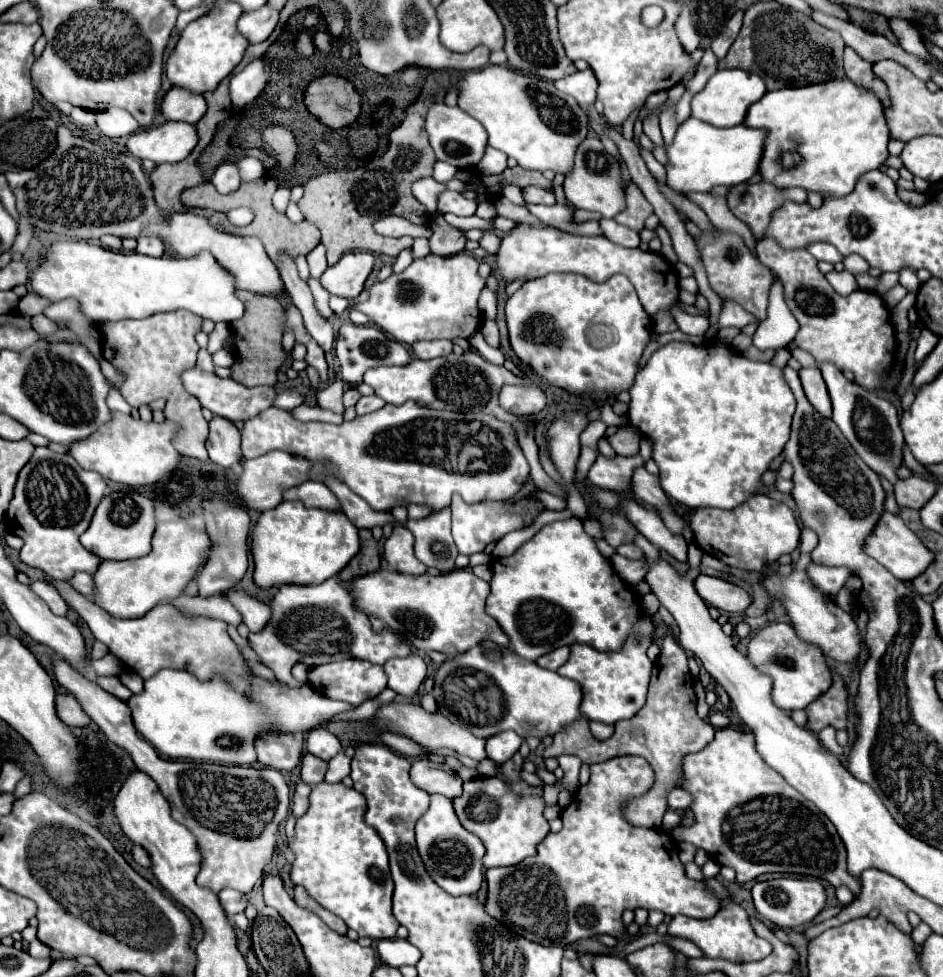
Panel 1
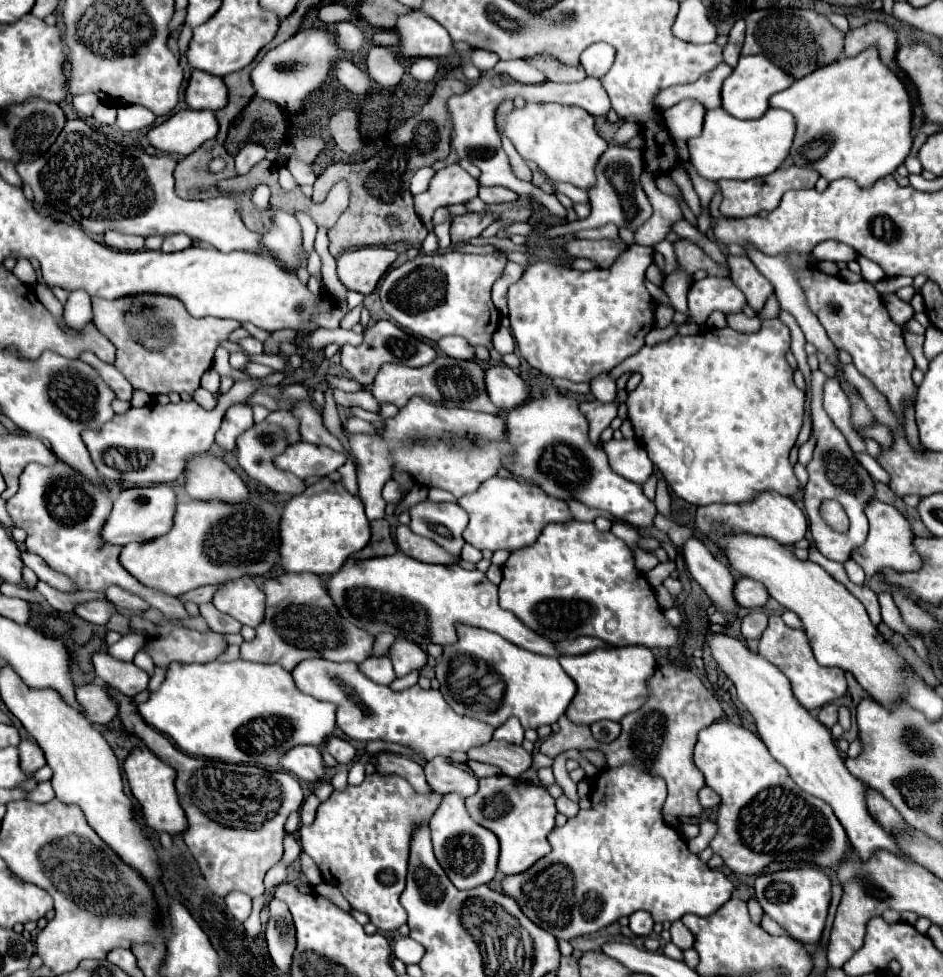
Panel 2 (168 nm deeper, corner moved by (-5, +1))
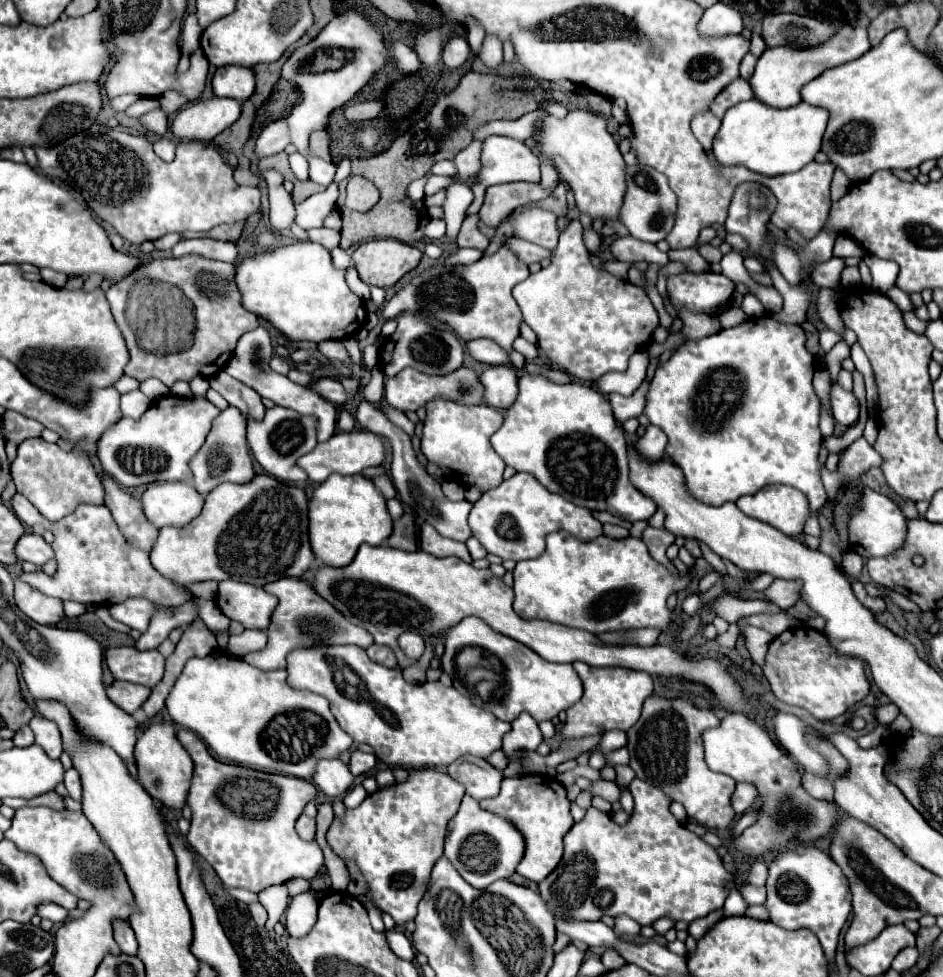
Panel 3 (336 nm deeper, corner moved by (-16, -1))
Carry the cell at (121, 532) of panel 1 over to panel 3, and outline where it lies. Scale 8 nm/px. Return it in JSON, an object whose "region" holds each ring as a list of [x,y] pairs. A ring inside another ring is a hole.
{"region":[[[152,483],[140,497],[144,517],[156,527],[184,527],[202,511],[202,495],[186,483]]]}

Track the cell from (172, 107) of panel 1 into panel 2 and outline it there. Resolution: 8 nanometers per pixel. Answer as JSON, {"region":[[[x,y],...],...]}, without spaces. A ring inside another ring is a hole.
{"region":[[[193,71],[189,87],[185,91],[185,101],[193,109],[221,109],[227,105],[227,85],[221,77],[205,71]]]}

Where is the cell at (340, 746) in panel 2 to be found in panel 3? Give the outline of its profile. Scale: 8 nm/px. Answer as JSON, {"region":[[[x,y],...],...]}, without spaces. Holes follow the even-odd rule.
{"region":[[[352,751],[352,759],[350,759],[350,771],[352,771],[352,775],[362,775],[362,773],[366,773],[366,771],[372,771],[374,767],[376,767],[376,763],[374,763],[374,755],[370,755],[370,753],[364,753],[364,751]]]}

